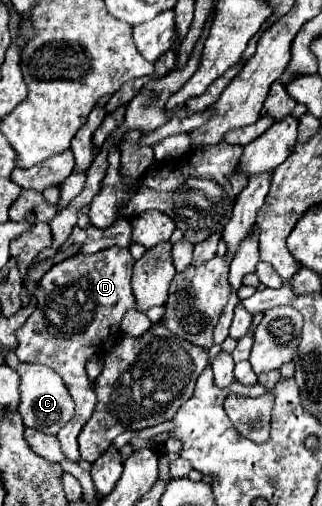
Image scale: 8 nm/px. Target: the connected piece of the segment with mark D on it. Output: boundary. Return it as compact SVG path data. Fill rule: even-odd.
M110 247L96 255L78 253L54 265L40 279L36 289L36 309L18 331L16 357L22 363L42 363L52 367L64 379L64 385L76 403L74 419L56 435L64 455L74 463L80 461L76 437L96 405L96 395L86 375L86 361L94 353L106 353L119 341L120 321L128 309L136 307L130 287L132 267L134 259L124 247Z

